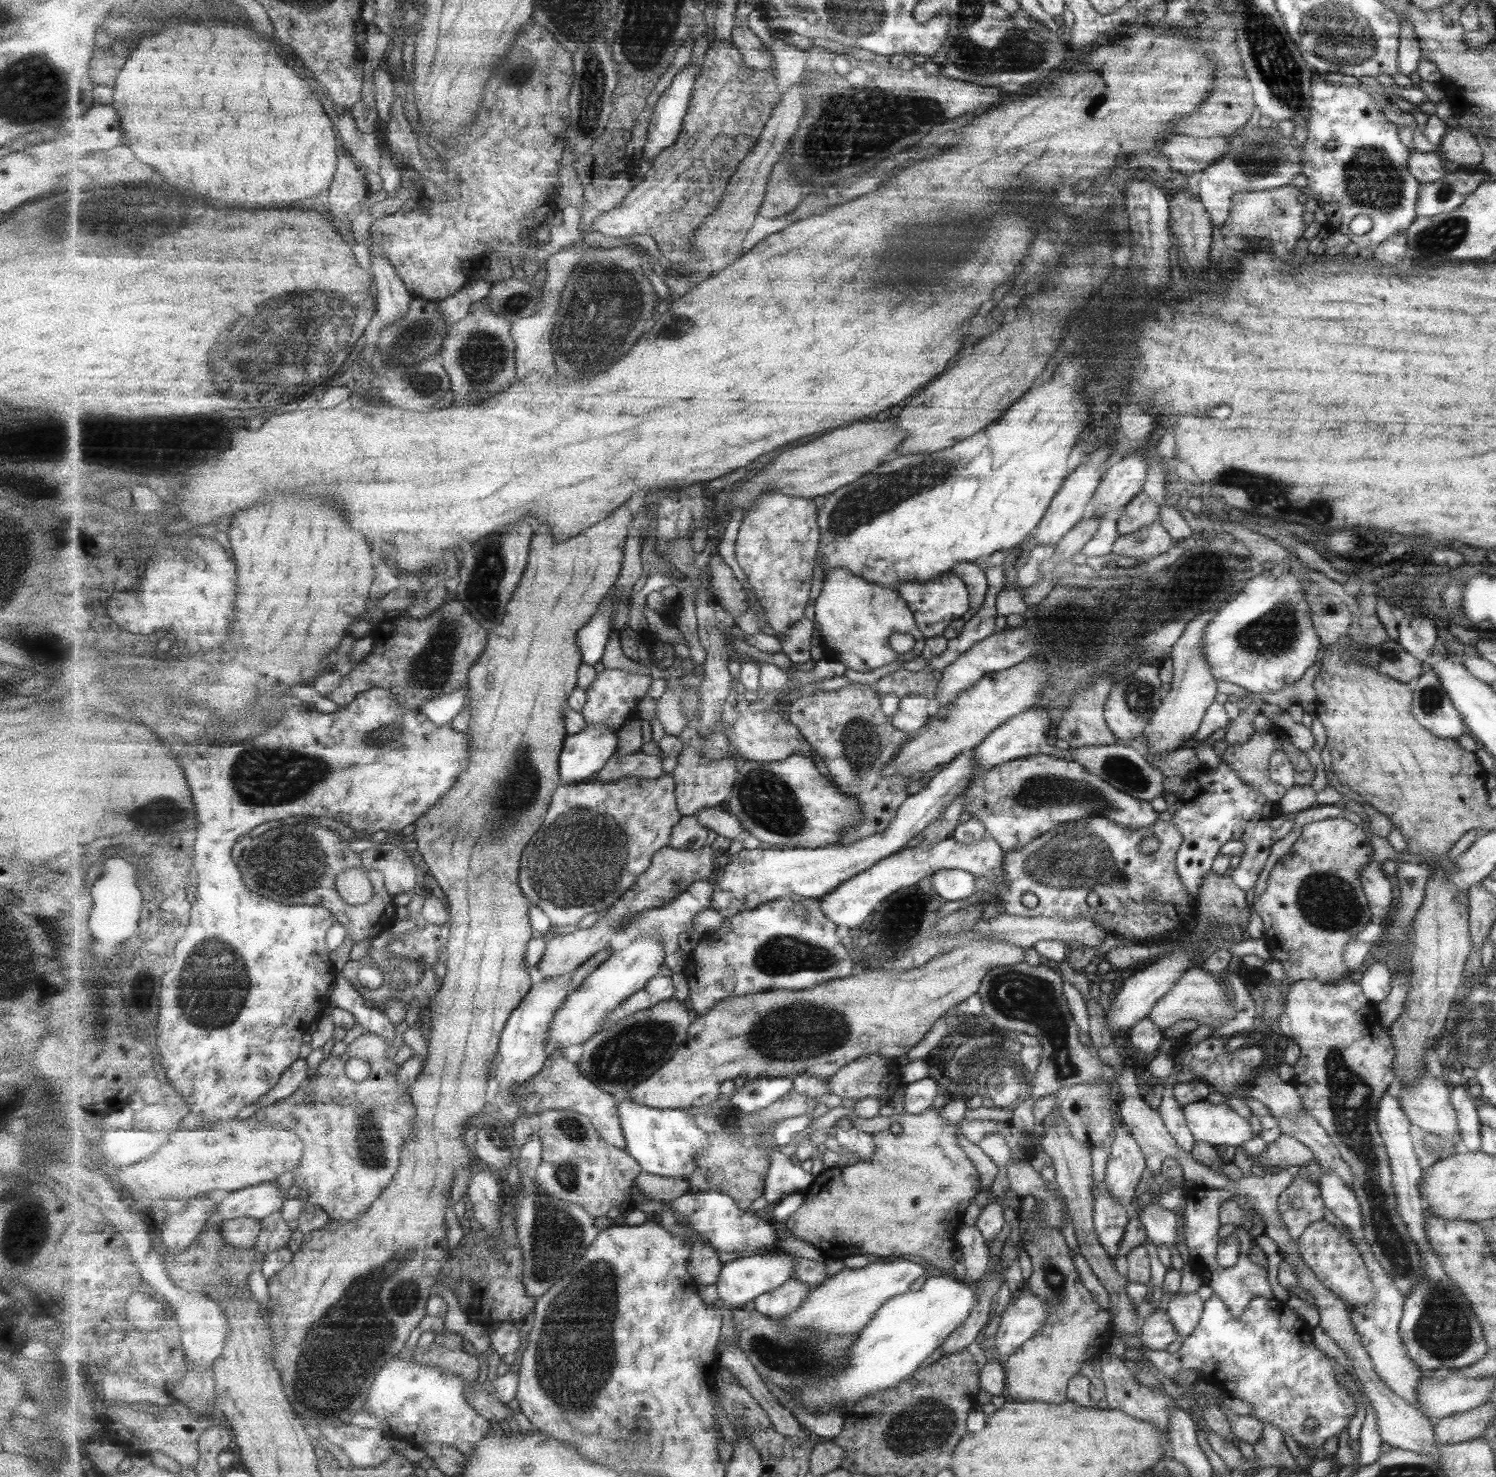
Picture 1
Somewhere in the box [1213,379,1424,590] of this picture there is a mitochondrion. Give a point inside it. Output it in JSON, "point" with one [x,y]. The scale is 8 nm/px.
{"point":[1260,486]}

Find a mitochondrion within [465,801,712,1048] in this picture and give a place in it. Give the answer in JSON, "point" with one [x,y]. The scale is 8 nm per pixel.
{"point":[566,872]}

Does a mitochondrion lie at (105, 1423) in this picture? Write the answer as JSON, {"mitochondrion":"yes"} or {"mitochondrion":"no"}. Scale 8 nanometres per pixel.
{"mitochondrion":"no"}

